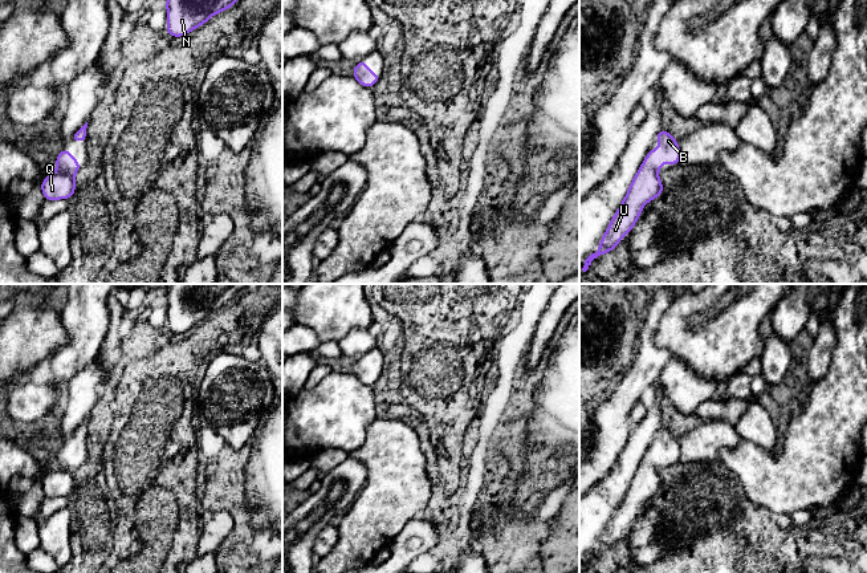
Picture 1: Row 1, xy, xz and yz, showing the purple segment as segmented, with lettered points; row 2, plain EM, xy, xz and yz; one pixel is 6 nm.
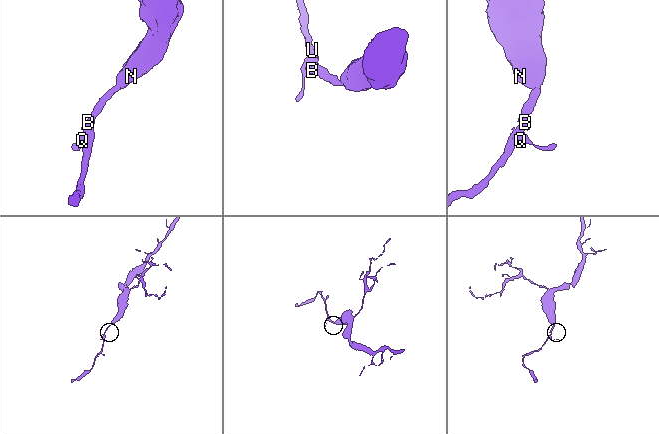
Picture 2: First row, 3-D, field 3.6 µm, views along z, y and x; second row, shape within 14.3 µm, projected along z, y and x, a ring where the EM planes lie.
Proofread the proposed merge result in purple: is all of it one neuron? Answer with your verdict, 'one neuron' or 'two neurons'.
one neuron

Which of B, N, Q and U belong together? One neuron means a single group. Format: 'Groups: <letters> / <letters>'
Groups: B N Q U

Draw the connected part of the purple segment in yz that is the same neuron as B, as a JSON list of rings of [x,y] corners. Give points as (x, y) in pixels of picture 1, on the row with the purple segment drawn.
[[[664,129],[656,134],[655,141],[662,142],[663,146],[651,150],[644,158],[630,184],[628,192],[602,236],[598,252],[591,253],[585,260],[583,272],[586,272],[598,257],[608,251],[614,251],[623,236],[630,233],[635,225],[638,218],[642,215],[642,207],[663,194],[663,183],[658,178],[658,171],[664,162],[677,166],[680,162],[680,150],[677,139]]]

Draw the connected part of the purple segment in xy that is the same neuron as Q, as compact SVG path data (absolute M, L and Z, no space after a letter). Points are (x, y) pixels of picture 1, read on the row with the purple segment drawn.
M64 147L56 155L57 170L41 182L42 195L46 200L69 199L76 192L74 174L81 163L72 157L69 149Z

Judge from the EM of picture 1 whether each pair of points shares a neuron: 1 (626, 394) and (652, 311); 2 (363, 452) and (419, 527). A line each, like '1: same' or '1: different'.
1: same
2: different

